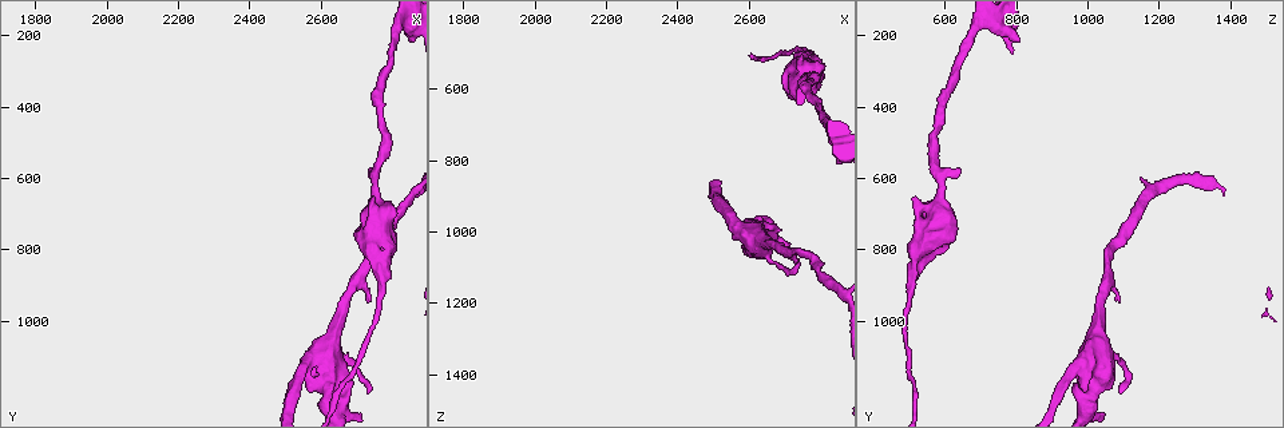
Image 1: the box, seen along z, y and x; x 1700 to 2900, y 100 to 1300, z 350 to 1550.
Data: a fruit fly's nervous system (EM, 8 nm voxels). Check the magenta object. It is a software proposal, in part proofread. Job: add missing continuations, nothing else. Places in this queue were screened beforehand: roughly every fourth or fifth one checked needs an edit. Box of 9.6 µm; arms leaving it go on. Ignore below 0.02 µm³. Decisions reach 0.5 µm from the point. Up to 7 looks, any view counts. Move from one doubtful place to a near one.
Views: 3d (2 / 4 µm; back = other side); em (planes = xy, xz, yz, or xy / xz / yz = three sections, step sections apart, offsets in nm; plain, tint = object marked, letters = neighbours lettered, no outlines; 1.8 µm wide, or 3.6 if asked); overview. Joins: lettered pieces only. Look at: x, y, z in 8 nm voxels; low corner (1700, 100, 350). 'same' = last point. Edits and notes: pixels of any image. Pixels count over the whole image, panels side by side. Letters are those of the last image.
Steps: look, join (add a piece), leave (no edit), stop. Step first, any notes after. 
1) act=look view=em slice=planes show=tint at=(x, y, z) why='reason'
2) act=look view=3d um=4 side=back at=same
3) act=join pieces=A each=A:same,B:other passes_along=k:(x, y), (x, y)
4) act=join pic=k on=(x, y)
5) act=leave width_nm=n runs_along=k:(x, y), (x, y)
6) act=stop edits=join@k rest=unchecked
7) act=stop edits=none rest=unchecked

act=look view=3d um=4 at=(2590, 1090, 1000) why='two arms in line, one across'

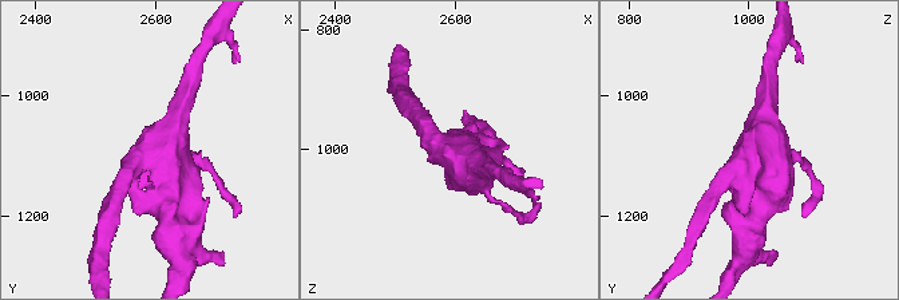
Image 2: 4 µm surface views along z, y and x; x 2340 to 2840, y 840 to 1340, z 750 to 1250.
act=look view=em um=3.6 slice=xz step=4 show=tint at=(2595, 1095, 1005) why='shape alone is not enough'

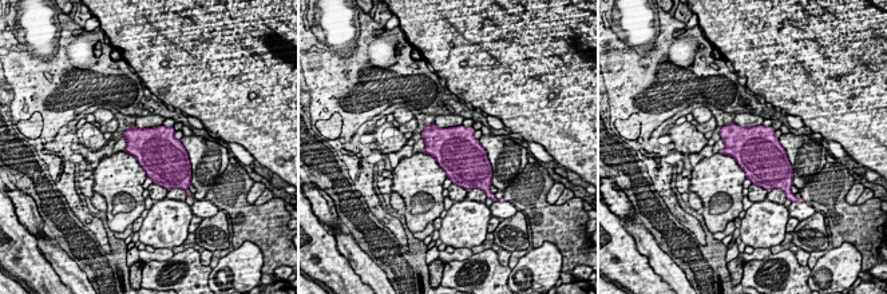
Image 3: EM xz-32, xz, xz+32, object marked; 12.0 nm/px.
act=look view=em um=3.6 slice=planes show=letters at=same

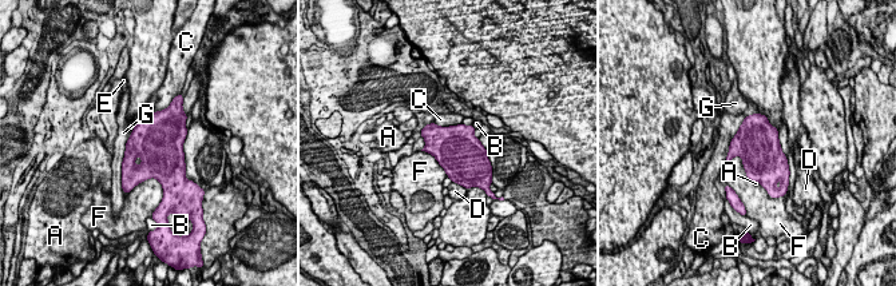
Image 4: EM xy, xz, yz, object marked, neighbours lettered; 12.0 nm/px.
act=leave each=A:other,B:other,C:other,D:other,E:other,F:other,G:other border=4:(745, 116), (718, 174) found='no lettered piece goes on from it'

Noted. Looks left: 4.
act=look view=em um=3.6 slice=planes show=letters at=(2790, 790, 500) why='branch stops here'

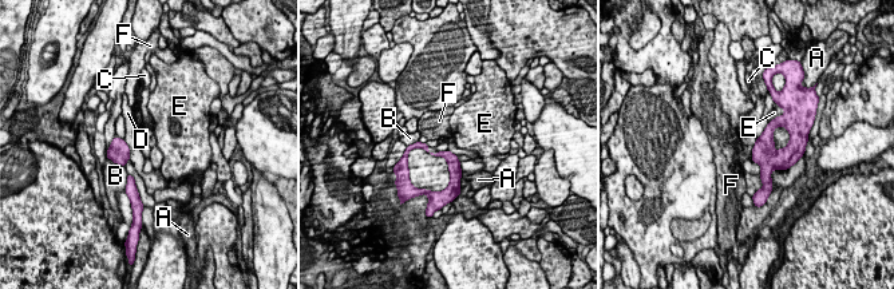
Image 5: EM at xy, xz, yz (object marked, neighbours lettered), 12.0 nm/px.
act=leave each=A:other,B:other,C:other,D:other,E:other,F:other border=5:(123, 139), (130, 158) found='none of them fits'

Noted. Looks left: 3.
act=look view=em slice=xy step=8 show=tint at=(2730, 940, 1090) why='branch stops here'

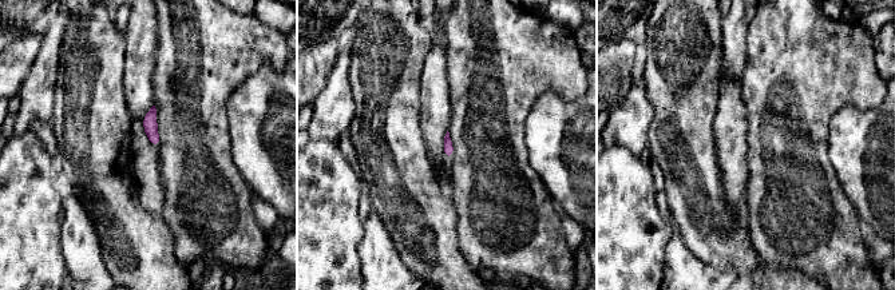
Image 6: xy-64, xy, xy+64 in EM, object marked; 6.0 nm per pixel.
act=look view=em slice=planes show=letters at=same why='cut it another way'

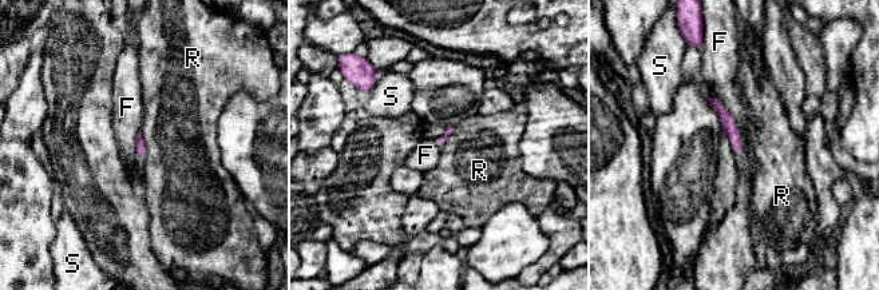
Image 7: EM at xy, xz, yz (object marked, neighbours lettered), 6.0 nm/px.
act=leave each=F:other,R:other,S:other found='no lettered piece goes on from it'

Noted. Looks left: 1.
act=stop edits=none rest=unchecked

